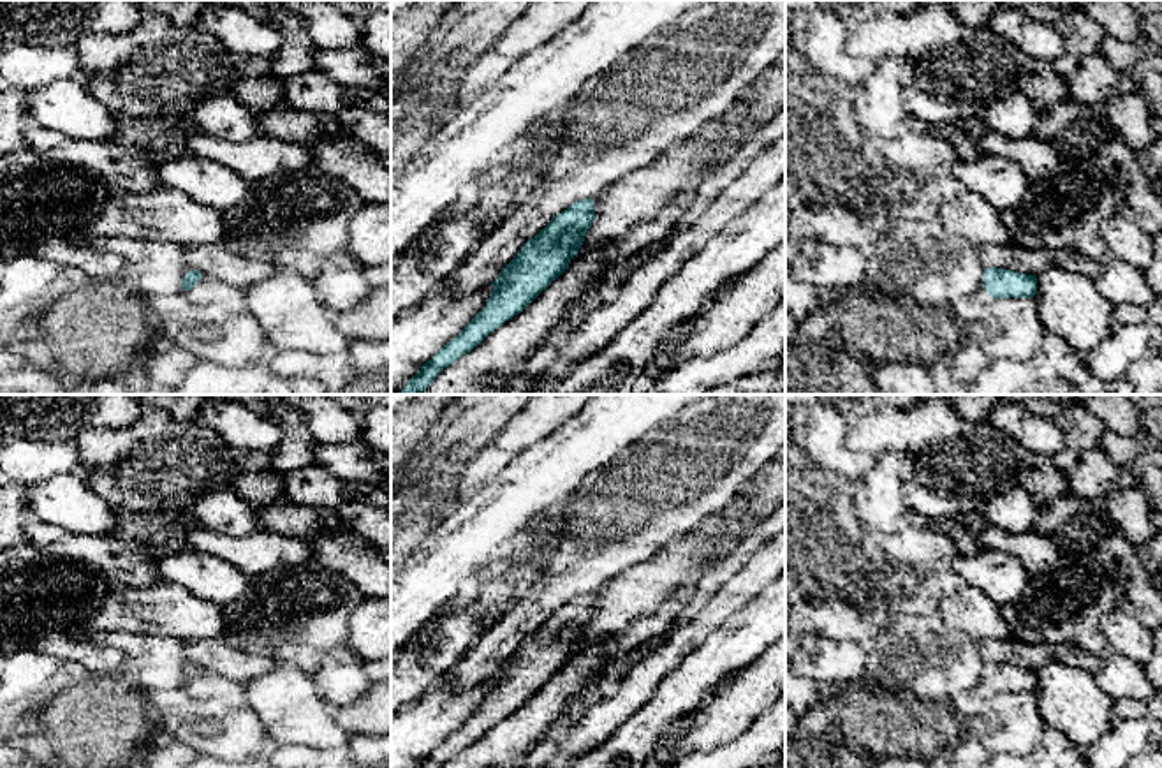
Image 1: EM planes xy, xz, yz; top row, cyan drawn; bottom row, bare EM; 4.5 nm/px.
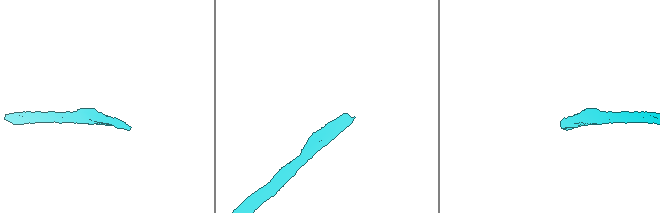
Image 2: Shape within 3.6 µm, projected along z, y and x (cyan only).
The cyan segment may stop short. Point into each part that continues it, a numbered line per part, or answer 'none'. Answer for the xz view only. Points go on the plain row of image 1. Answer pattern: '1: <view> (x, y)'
none

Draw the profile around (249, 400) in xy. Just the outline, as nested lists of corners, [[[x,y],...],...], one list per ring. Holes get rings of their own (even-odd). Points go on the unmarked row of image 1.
[[[208,395],[208,396],[222,400],[222,402],[239,403],[252,409],[282,405],[282,395]]]

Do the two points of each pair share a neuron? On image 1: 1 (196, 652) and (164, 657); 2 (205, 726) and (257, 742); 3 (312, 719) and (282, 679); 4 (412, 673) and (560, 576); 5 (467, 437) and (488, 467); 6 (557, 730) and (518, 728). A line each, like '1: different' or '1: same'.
1: different
2: same
3: same
4: different
5: different
6: different

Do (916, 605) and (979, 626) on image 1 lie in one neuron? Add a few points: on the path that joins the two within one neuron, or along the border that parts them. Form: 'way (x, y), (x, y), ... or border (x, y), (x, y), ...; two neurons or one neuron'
border (963, 583), (935, 612); two neurons

